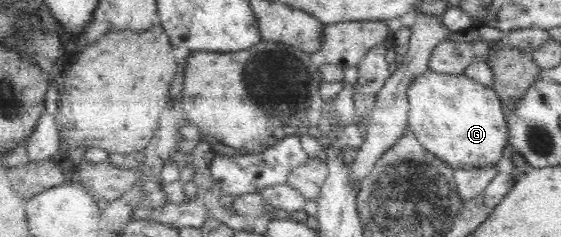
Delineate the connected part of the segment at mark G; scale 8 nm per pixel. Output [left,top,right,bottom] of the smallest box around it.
[408,70,508,169]

